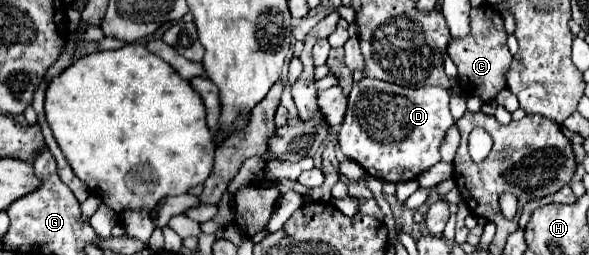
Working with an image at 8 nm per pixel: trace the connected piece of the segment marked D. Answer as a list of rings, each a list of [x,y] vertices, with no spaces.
[[[364,76],[360,82],[354,82],[352,86],[352,92],[348,96],[348,110],[346,110],[346,116],[344,116],[344,122],[340,126],[340,132],[338,132],[338,144],[340,144],[340,150],[344,152],[346,158],[358,162],[370,176],[378,178],[378,180],[384,180],[384,182],[406,182],[406,180],[414,180],[418,174],[422,174],[424,170],[428,170],[430,166],[434,166],[436,162],[440,162],[440,144],[444,142],[444,136],[446,136],[446,130],[450,130],[454,126],[454,118],[448,110],[448,90],[440,88],[440,86],[428,86],[428,88],[402,88],[402,86],[396,86],[396,84],[390,84],[390,82],[384,82],[384,80],[376,80],[376,78],[368,78]]]

